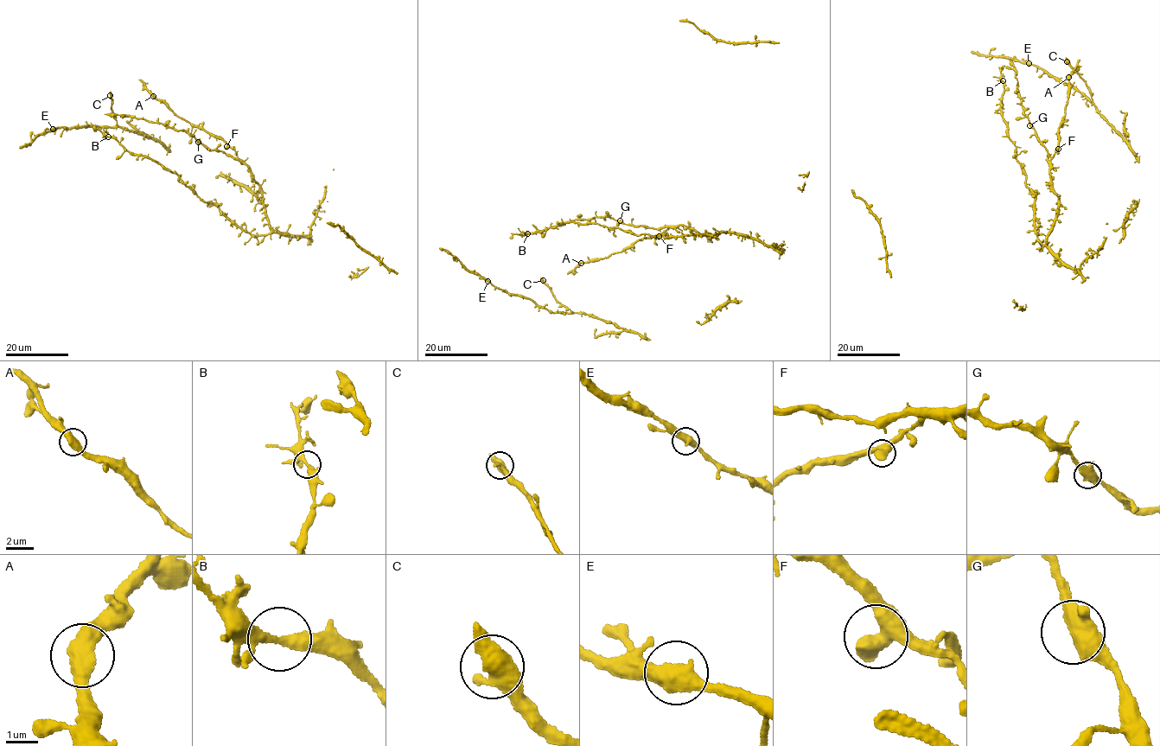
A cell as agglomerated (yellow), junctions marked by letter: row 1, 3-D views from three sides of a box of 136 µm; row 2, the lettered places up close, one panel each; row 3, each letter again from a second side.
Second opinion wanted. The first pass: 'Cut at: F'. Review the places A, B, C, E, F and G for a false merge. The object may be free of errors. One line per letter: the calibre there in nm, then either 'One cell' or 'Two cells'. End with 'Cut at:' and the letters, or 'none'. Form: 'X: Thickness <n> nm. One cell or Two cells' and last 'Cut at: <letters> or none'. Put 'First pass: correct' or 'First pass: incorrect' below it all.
A: Thickness 500 nm. One cell
B: Thickness 300 nm. One cell
C: Thickness 500 nm. One cell
E: Thickness 500 nm. One cell
F: Thickness 550 nm. One cell
G: Thickness 550 nm. One cell
Cut at: none
First pass: incorrect

